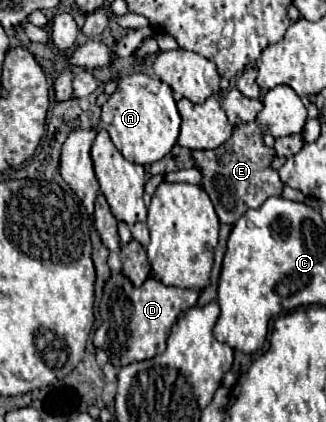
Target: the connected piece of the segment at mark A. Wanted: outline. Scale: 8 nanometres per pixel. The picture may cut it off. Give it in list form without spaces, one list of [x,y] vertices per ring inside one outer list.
[[[133,73],[119,79],[119,89],[101,107],[99,128],[105,129],[118,151],[133,163],[151,165],[163,159],[177,143],[181,116],[172,89],[163,81]]]

